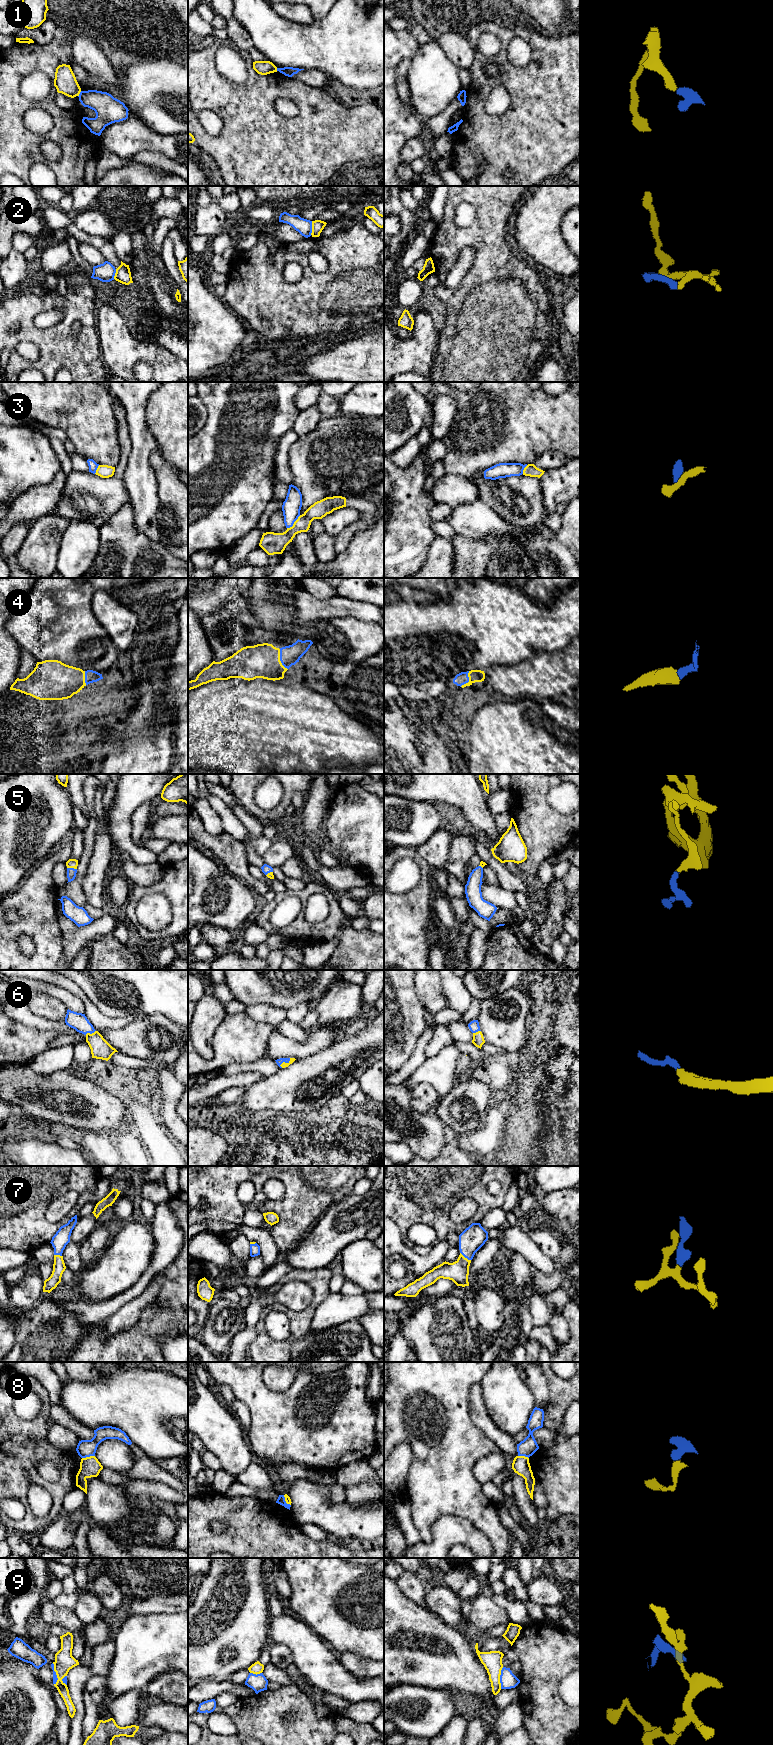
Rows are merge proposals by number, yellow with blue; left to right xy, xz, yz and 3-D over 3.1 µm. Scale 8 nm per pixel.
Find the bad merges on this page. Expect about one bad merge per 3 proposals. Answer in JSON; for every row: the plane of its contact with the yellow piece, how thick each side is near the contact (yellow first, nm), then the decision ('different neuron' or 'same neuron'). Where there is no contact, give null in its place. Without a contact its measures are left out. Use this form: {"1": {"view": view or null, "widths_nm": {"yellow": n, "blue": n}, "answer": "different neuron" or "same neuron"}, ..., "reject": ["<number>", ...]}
{"1": {"view": "xy", "widths_nm": {"yellow": 180, "blue": 200}, "answer": "different neuron"}, "2": {"view": "xz", "widths_nm": {"yellow": 100, "blue": 120}, "answer": "same neuron"}, "3": {"view": "xz", "widths_nm": {"yellow": 180, "blue": 150}, "answer": "different neuron"}, "4": {"view": "xz", "widths_nm": {"yellow": 280, "blue": 160}, "answer": "same neuron"}, "5": {"view": "xy", "widths_nm": {"yellow": 80, "blue": 80}, "answer": "same neuron"}, "6": {"view": "xz", "widths_nm": {"yellow": 50, "blue": 50}, "answer": "same neuron"}, "7": {"view": "yz", "widths_nm": {"yellow": 170, "blue": 190}, "answer": "same neuron"}, "8": {"view": "xy", "widths_nm": {"yellow": 160, "blue": 140}, "answer": "same neuron"}, "9": {"view": "xy", "widths_nm": {"yellow": 160, "blue": 40}, "answer": "same neuron"}, "reject": ["1", "3"]}

